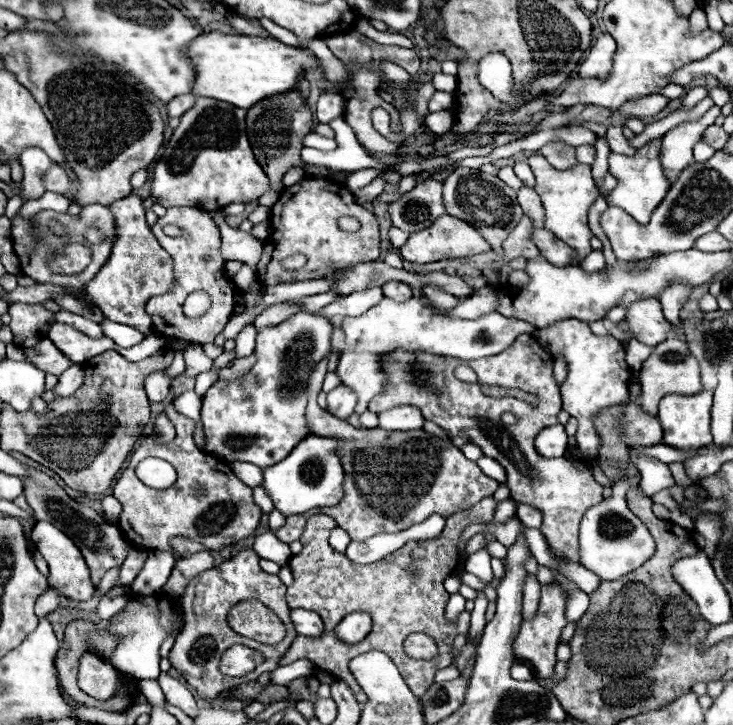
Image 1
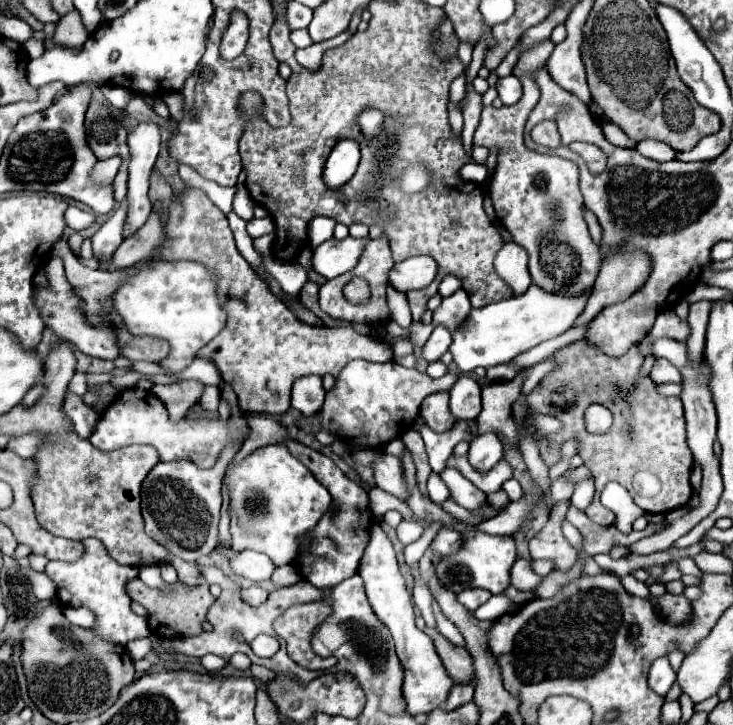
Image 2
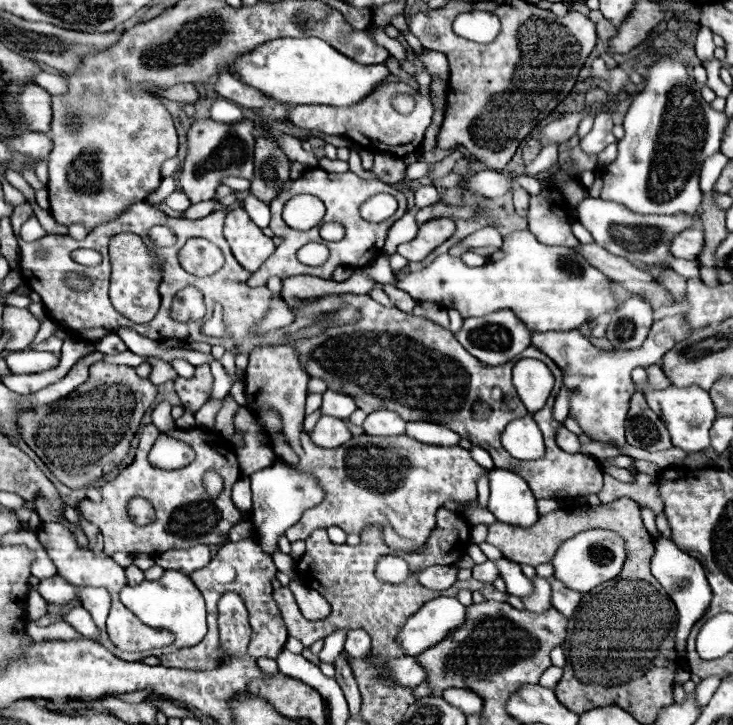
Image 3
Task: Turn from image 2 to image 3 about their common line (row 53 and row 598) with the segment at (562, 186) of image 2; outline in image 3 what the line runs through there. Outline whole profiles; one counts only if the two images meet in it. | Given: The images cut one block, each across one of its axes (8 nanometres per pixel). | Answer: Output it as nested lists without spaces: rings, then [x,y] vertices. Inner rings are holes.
[[[532,578],[532,582],[534,582],[536,590],[534,590],[534,594],[524,598],[524,604],[526,604],[526,610],[542,614],[542,612],[552,608],[552,604],[550,604],[552,588],[550,588],[550,582],[546,578]]]

